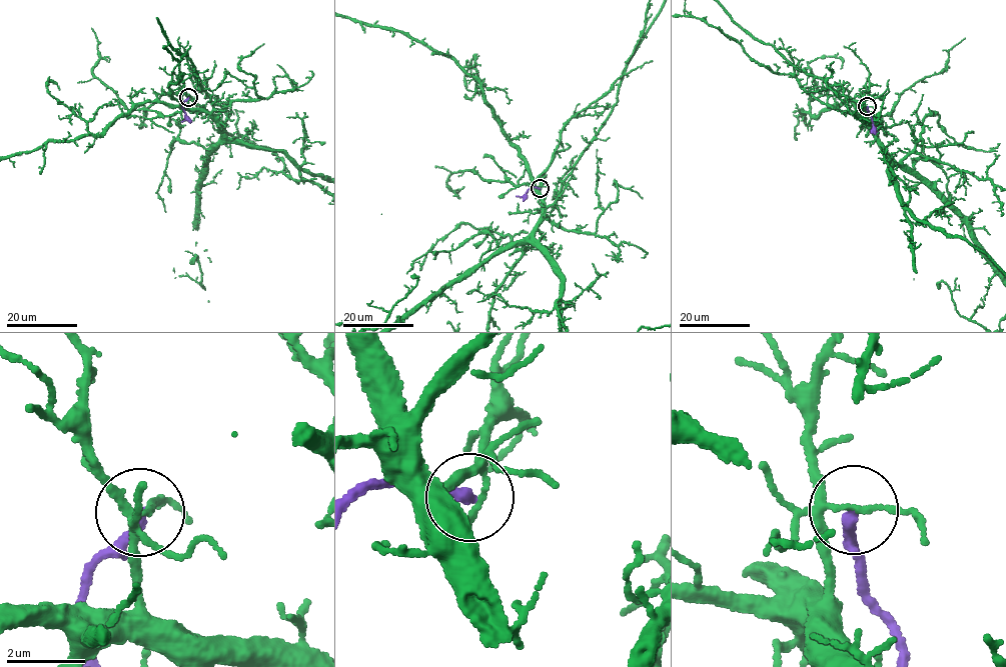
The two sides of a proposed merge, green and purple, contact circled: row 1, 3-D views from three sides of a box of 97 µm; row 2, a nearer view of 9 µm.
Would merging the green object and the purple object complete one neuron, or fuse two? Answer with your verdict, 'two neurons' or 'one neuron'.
two neurons

